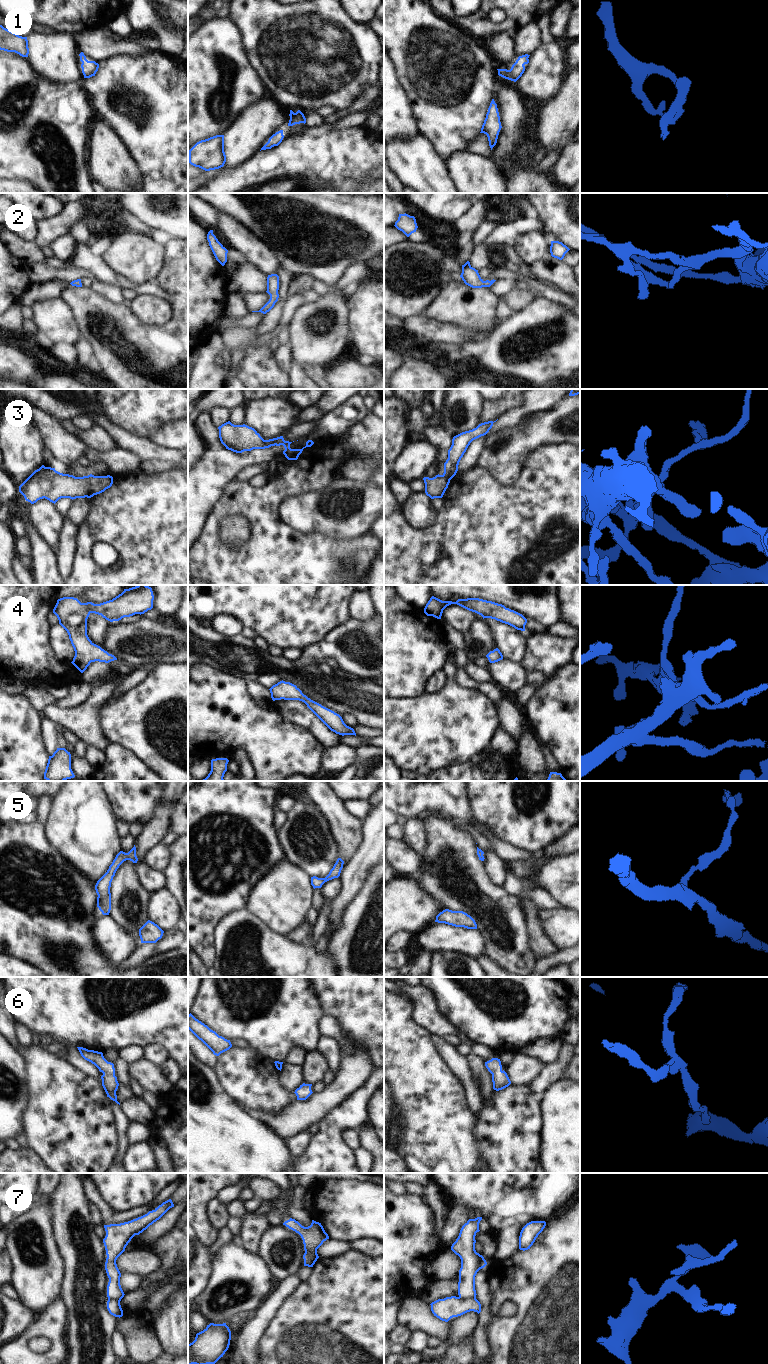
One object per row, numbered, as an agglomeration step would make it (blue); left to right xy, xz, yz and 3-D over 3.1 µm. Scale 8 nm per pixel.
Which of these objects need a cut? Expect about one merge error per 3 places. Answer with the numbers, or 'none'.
3, 7

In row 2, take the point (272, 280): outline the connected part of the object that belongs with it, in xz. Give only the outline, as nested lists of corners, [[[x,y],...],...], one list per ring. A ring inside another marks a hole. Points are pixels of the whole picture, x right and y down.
[[[271,274],[267,277],[267,293],[270,295],[269,301],[259,310],[259,311],[252,311],[252,312],[261,312],[266,314],[269,312],[278,301],[279,294],[279,276],[277,274]]]

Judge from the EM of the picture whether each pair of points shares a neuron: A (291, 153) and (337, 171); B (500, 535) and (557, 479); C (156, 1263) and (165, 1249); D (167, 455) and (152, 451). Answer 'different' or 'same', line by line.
A: same
B: same
C: different
D: same

